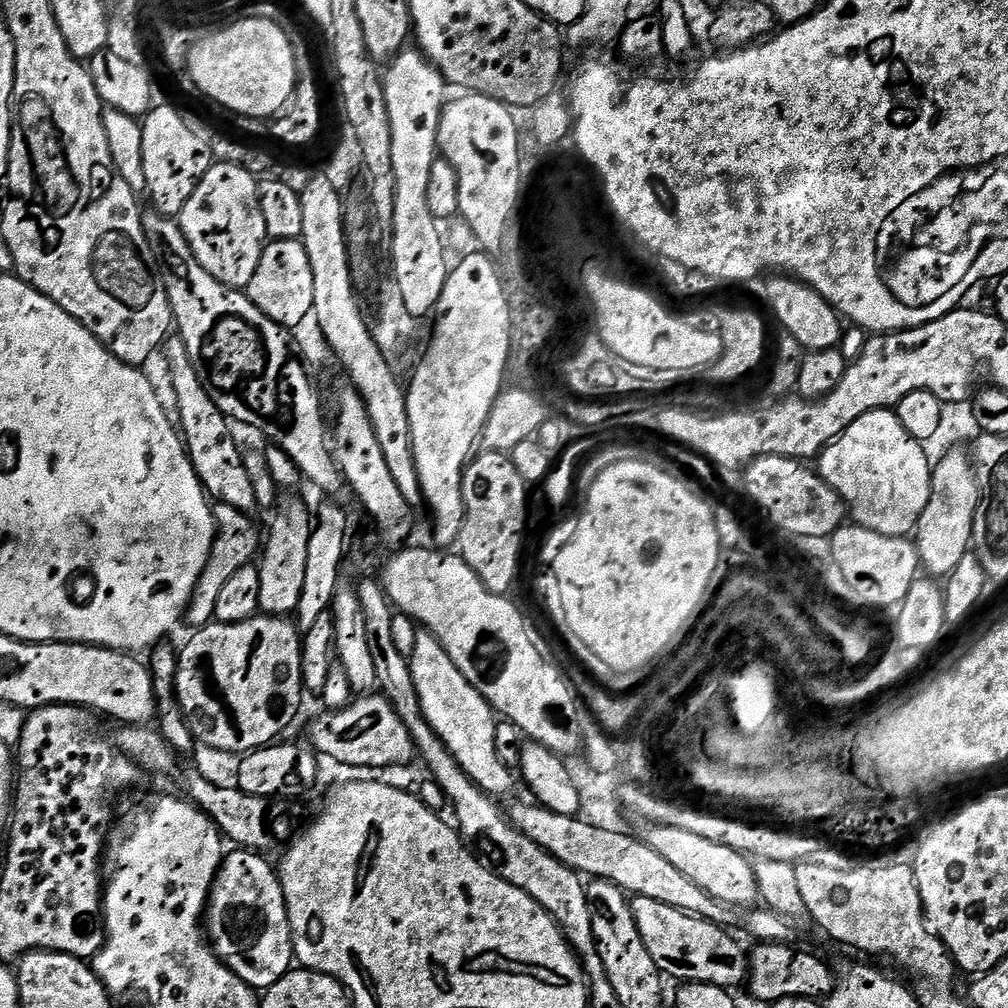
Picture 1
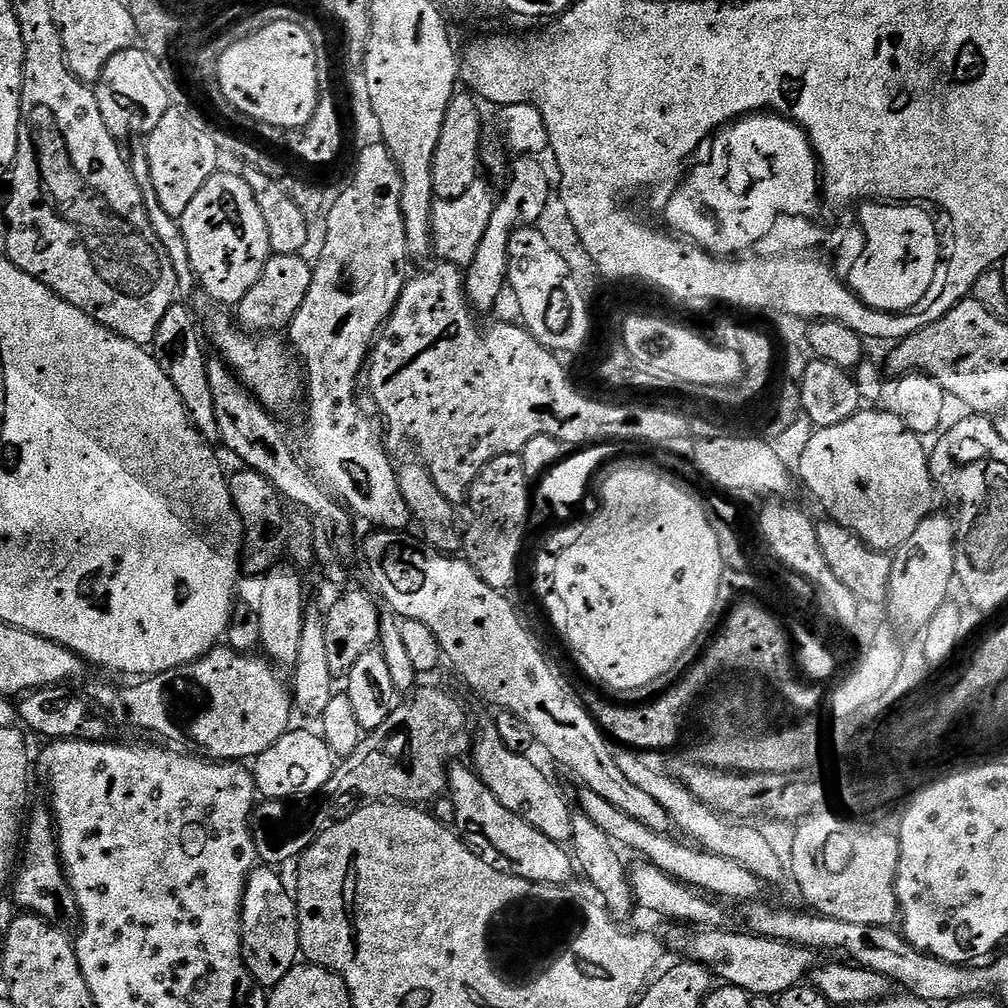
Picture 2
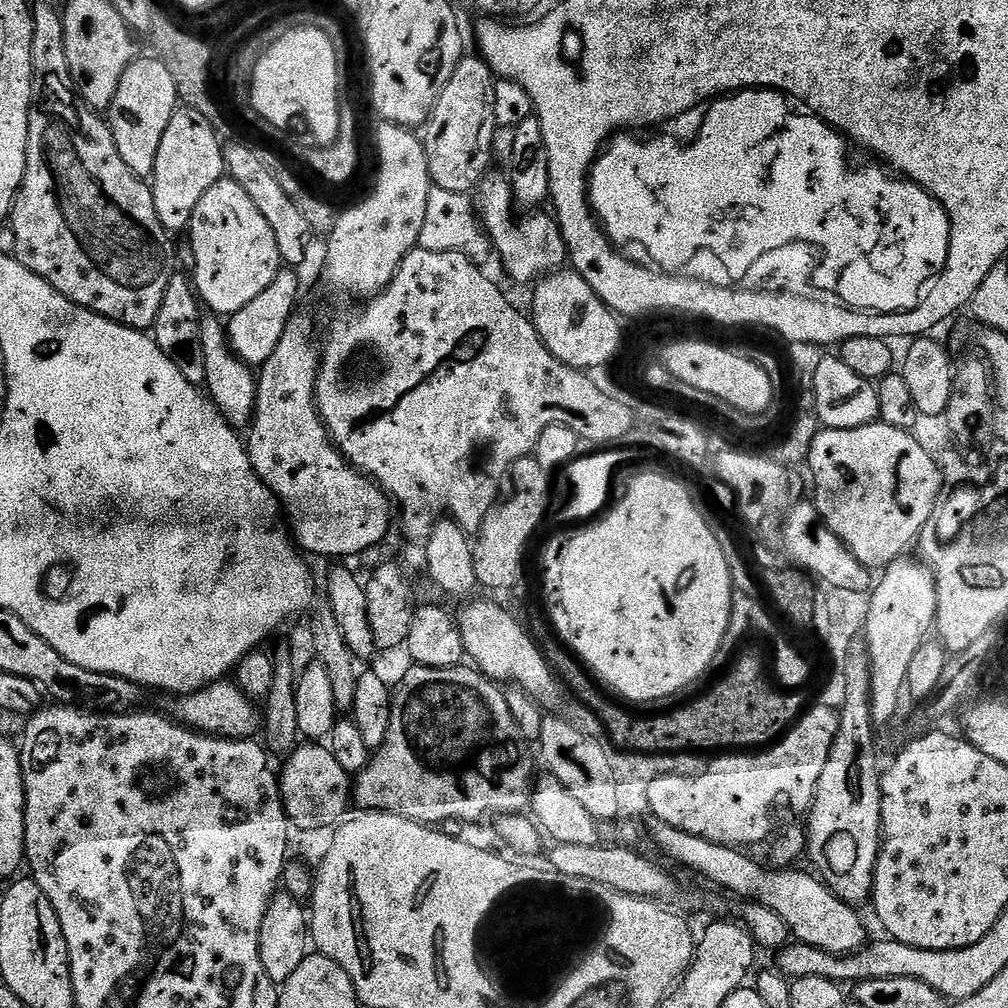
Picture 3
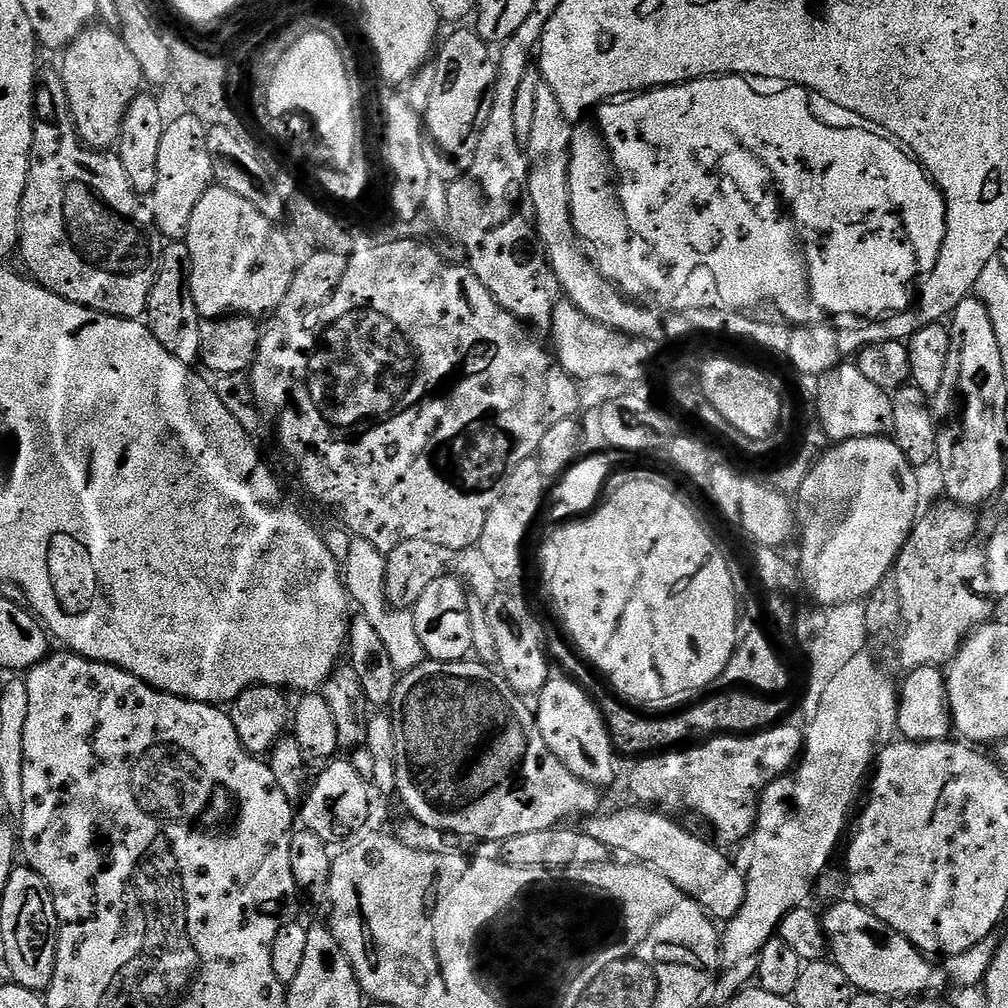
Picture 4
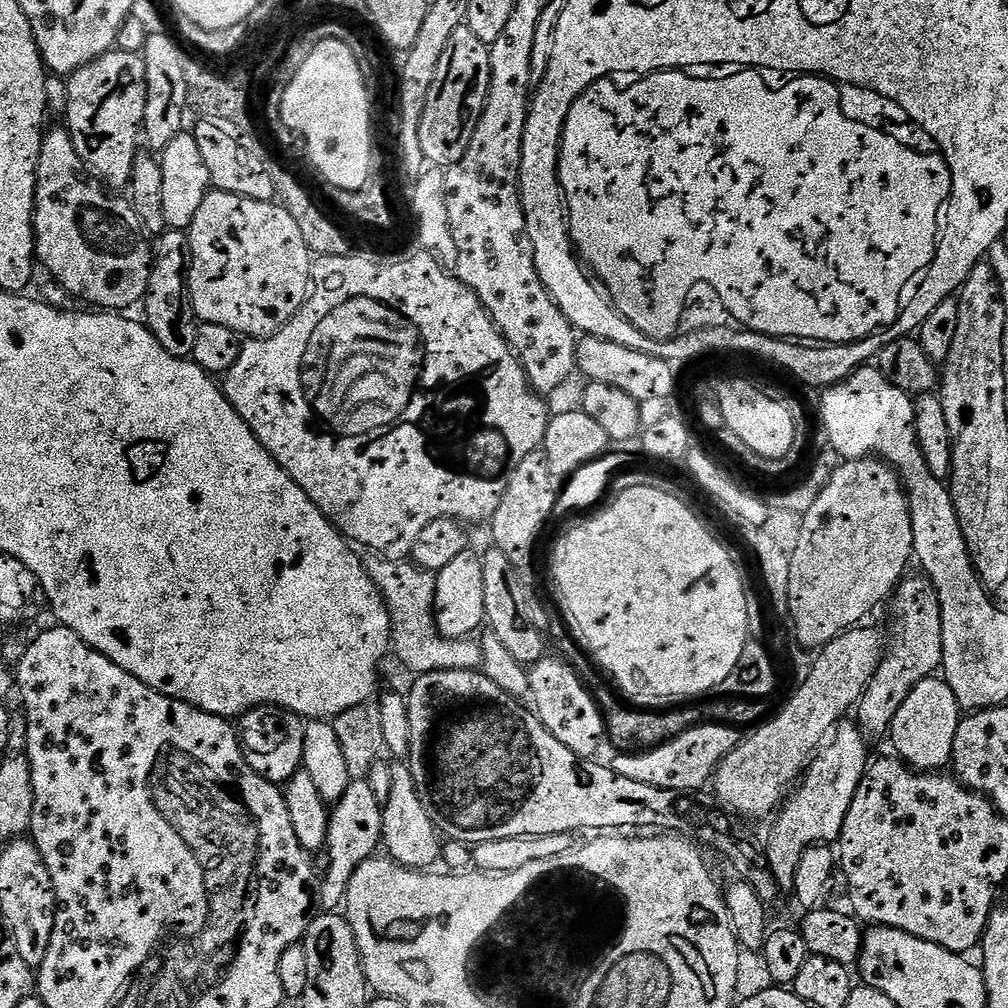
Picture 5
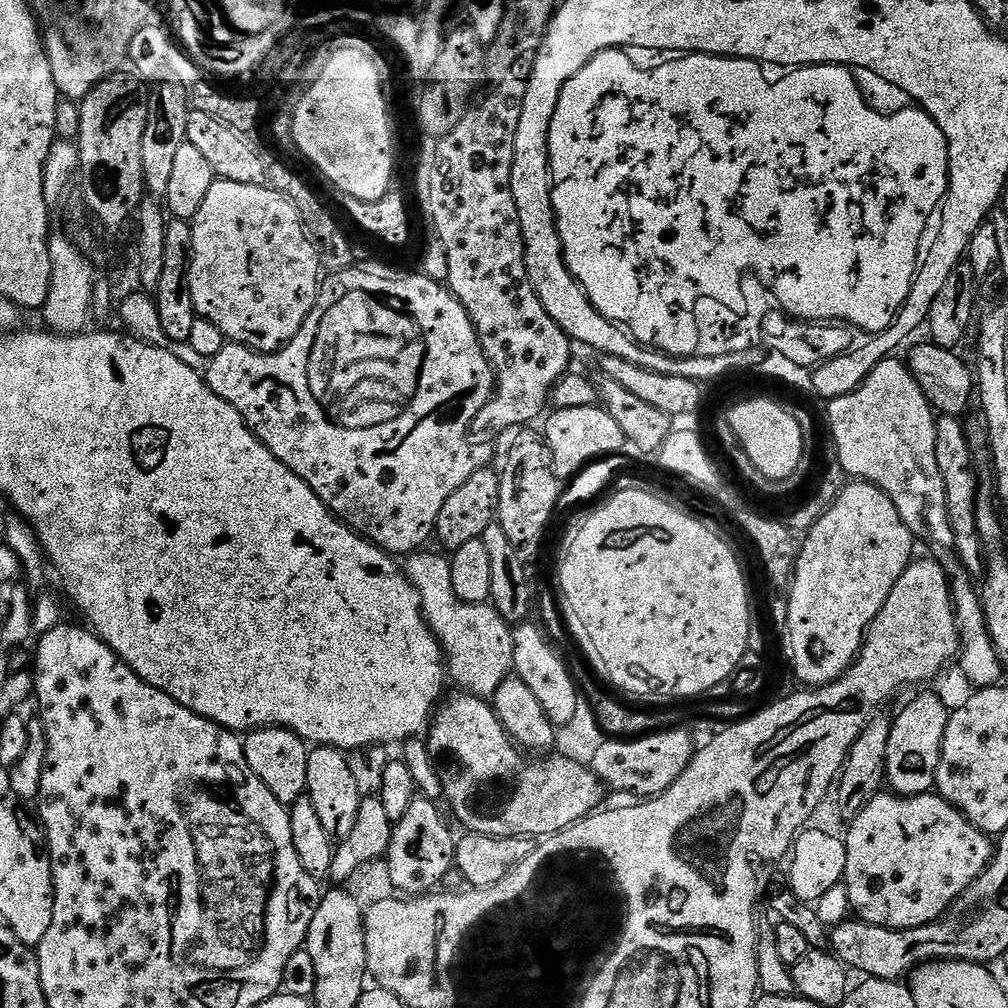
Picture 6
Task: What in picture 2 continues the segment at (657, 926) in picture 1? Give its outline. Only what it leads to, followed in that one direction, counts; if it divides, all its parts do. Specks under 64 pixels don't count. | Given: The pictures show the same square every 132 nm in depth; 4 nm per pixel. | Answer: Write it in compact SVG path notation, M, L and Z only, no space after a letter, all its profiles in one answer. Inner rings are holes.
M696 930L684 944L684 952L689 961L707 968L713 977L720 976L725 985L740 988L752 996L779 998L795 984L805 983L806 977L817 967L818 956L810 948L797 944L787 944L781 940L771 940L754 936L747 931Z

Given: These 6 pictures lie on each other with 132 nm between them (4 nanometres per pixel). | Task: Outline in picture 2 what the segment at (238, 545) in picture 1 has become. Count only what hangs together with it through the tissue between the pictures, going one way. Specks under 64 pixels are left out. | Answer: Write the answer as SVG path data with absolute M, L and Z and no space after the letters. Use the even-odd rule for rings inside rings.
M239 469L240 472L229 477L231 498L245 526L244 555L242 570L248 577L263 577L275 567L285 555L286 537L280 528L284 522L284 502L276 488L268 480L252 469ZM283 506L283 508L282 508ZM281 558L281 560L279 560Z

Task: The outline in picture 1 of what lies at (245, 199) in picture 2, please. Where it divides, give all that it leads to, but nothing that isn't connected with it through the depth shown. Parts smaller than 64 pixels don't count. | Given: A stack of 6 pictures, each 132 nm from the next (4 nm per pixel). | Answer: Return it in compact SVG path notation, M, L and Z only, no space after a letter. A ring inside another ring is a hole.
M213 163L211 170L198 182L198 190L181 210L178 223L184 232L194 258L227 288L247 289L254 270L258 270L258 258L269 239L266 221L262 219L262 206L258 206L257 177L237 164Z

